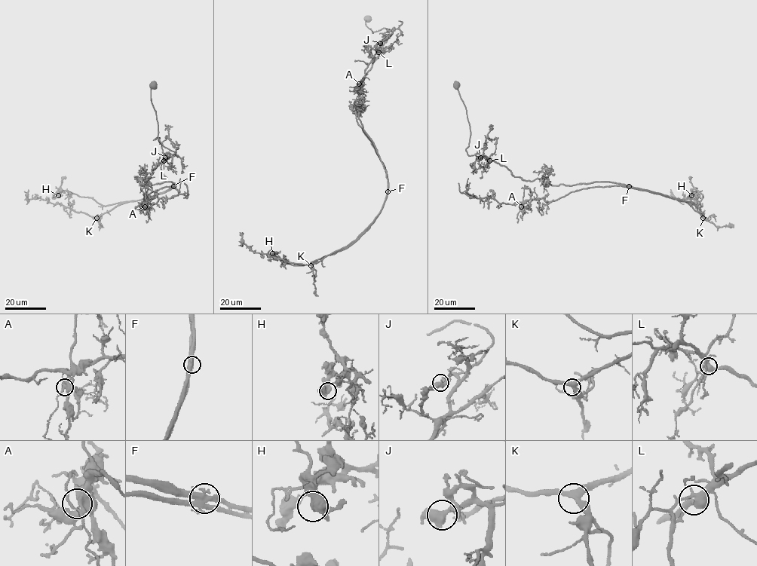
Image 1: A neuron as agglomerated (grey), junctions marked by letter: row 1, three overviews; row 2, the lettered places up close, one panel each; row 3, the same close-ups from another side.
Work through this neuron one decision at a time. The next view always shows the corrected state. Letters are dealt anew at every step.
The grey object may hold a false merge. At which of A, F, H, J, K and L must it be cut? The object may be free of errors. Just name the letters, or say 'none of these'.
F

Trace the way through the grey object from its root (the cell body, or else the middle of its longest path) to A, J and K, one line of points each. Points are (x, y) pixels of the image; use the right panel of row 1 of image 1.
A: (456, 85), (470, 126), (469, 155), (487, 157), (526, 181), (622, 185), (521, 206)
J: (456, 85), (466, 109), (470, 126), (469, 145), (465, 150), (469, 155), (479, 156), (479, 154), (480, 157)
K: (456, 85), (470, 126), (469, 155), (487, 157), (526, 181), (648, 190), (684, 201), (703, 218)

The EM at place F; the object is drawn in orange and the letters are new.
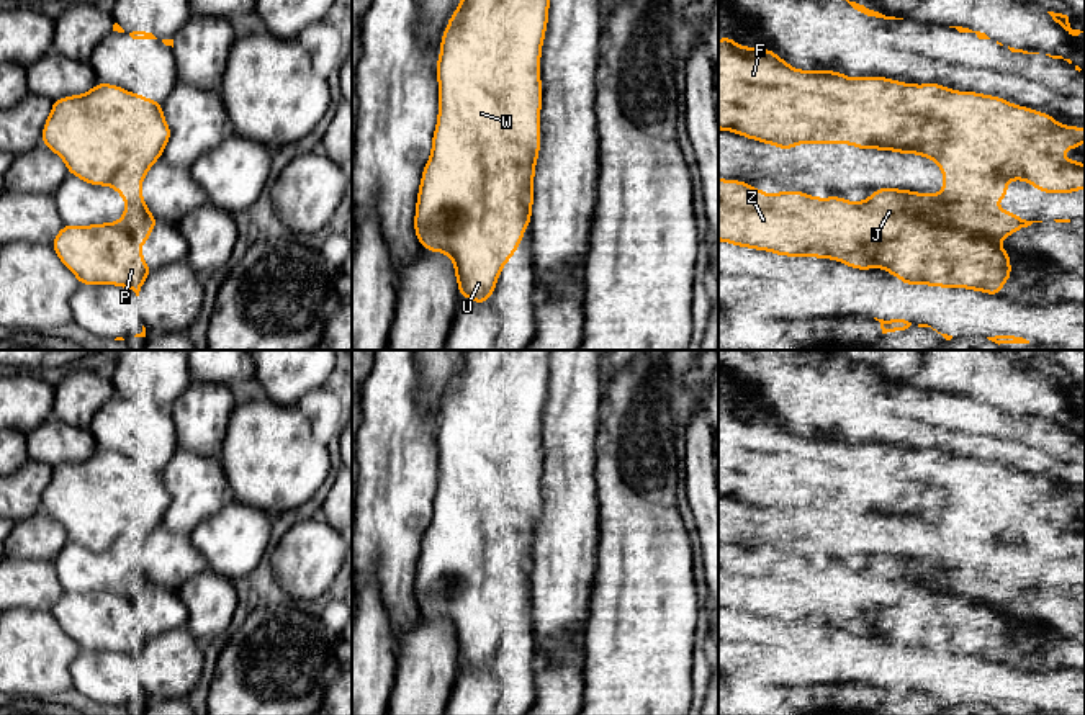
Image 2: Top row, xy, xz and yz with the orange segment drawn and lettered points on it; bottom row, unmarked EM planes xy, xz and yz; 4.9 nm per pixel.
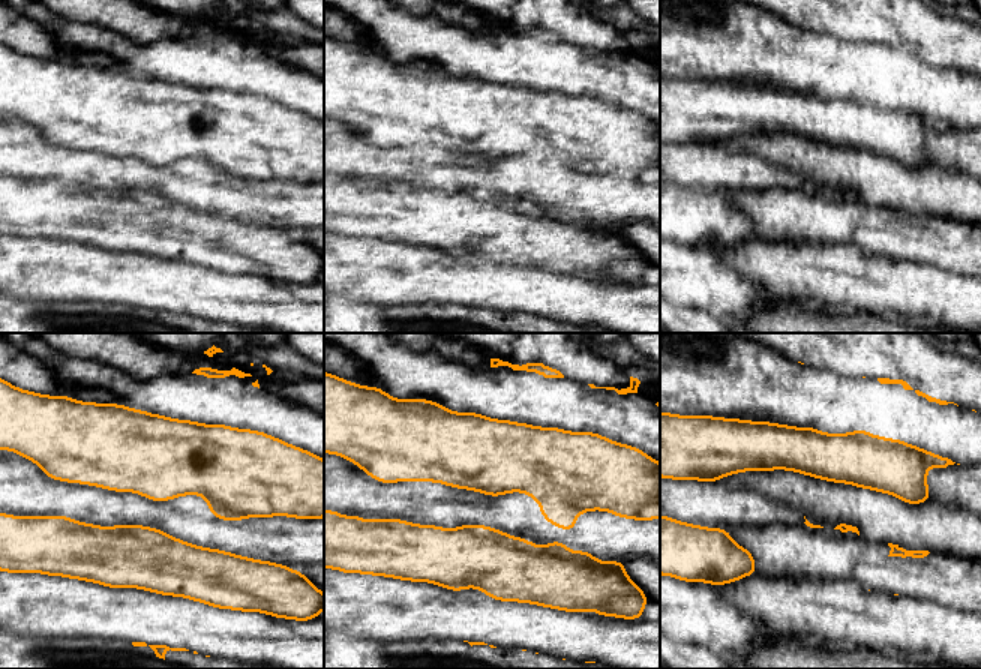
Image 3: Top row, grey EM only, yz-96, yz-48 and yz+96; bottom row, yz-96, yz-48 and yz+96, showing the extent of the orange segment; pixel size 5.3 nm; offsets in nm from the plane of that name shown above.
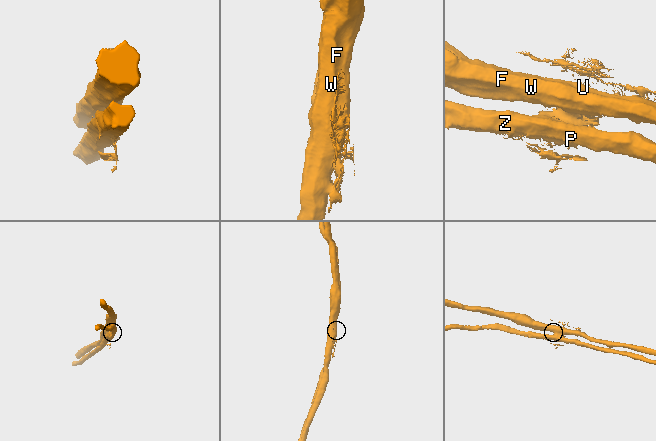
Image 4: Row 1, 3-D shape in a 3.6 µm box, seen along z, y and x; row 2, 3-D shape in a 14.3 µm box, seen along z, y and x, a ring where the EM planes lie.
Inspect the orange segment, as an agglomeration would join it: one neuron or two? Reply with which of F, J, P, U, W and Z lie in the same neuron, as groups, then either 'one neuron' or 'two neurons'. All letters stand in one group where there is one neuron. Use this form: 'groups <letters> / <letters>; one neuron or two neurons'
groups F U W / J P Z; two neurons

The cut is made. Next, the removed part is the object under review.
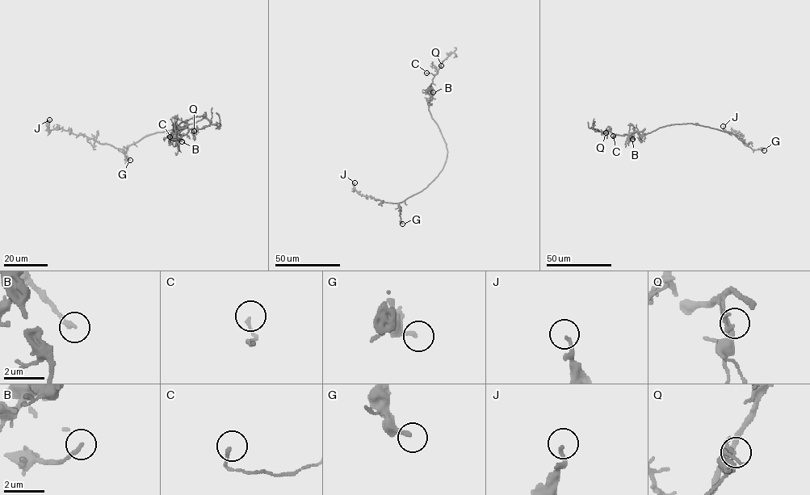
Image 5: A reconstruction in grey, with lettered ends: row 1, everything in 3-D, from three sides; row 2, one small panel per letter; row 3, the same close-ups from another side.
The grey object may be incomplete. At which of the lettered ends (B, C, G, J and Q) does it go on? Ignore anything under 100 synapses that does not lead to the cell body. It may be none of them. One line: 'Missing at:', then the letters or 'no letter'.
Missing at: no letter

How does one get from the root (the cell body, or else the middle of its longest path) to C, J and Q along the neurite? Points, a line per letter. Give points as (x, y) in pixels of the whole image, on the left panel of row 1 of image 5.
C: (203, 117), (195, 116), (182, 122), (173, 133), (175, 128), (176, 133), (182, 135), (174, 140), (169, 136)
J: (203, 117), (191, 123), (148, 135), (122, 148), (99, 144), (62, 128), (49, 130), (49, 119)
Q: (203, 117), (195, 116), (182, 122), (173, 133), (175, 128), (179, 135), (185, 135), (192, 128), (194, 131)

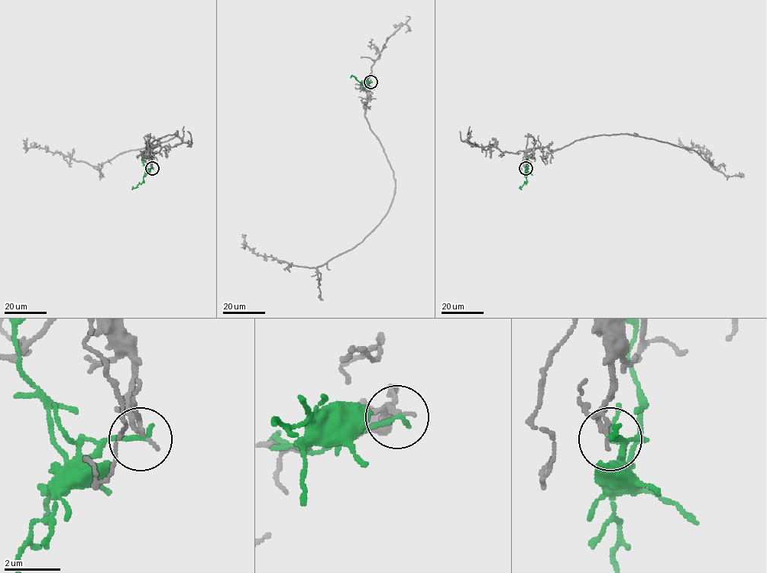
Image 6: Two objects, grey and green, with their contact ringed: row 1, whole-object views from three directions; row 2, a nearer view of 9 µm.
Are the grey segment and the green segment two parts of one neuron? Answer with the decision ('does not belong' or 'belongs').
does not belong

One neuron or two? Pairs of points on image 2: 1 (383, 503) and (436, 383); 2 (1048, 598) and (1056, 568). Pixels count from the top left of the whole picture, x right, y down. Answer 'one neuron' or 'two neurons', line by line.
1: two neurons
2: two neurons

